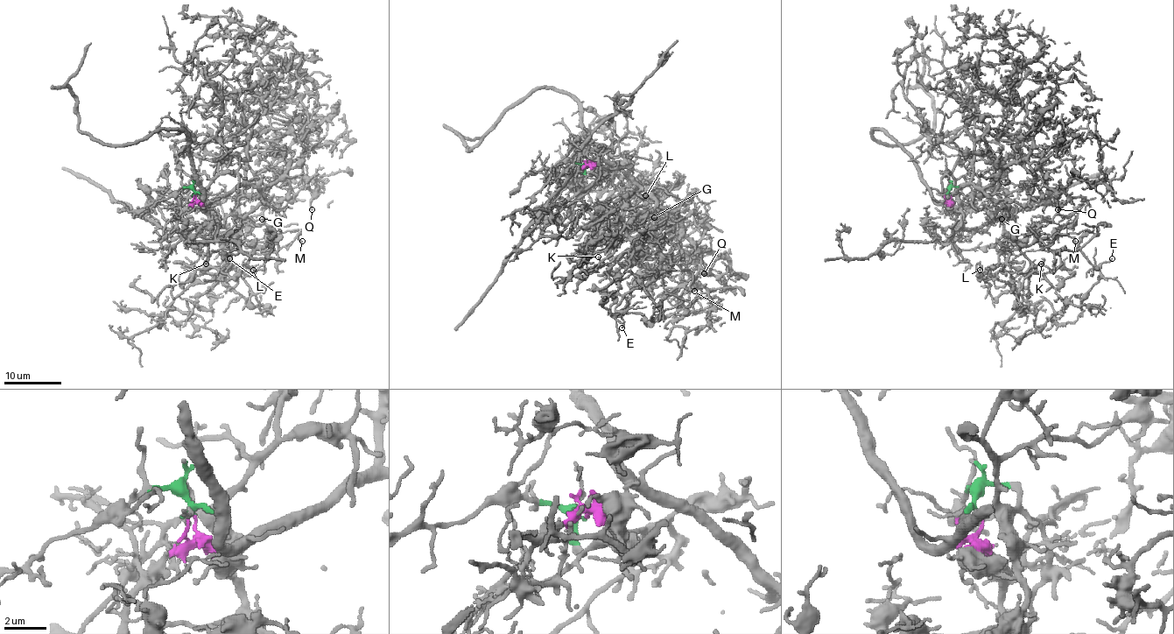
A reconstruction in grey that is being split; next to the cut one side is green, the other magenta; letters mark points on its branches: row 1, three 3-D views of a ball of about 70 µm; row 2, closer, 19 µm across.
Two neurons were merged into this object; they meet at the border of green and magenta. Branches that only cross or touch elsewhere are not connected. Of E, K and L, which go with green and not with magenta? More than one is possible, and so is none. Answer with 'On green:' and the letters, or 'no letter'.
On green: E, K, L

